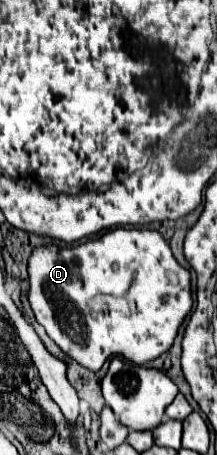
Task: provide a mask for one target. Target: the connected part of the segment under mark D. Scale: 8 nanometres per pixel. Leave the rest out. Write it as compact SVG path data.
M115 228L105 232L101 238L95 240L87 240L83 244L77 246L39 246L33 250L31 258L29 258L29 302L33 308L33 314L37 318L37 322L47 330L49 338L63 350L67 352L73 360L77 360L81 366L91 368L93 372L101 370L101 366L105 364L107 358L113 356L121 356L127 358L135 364L145 364L147 360L153 360L157 356L161 356L163 352L167 352L179 332L179 326L183 324L185 316L189 314L191 306L193 306L193 298L191 298L191 276L185 268L179 266L179 262L173 258L169 244L163 240L163 236L157 230L137 230L137 228Z

